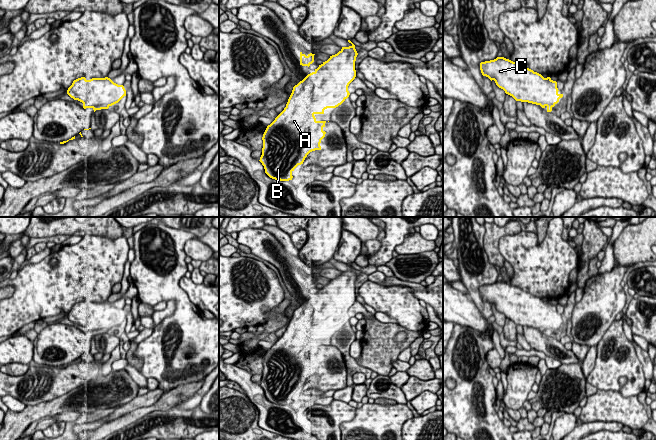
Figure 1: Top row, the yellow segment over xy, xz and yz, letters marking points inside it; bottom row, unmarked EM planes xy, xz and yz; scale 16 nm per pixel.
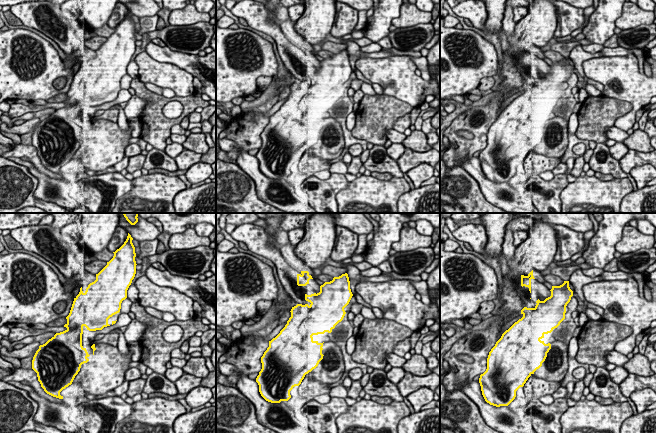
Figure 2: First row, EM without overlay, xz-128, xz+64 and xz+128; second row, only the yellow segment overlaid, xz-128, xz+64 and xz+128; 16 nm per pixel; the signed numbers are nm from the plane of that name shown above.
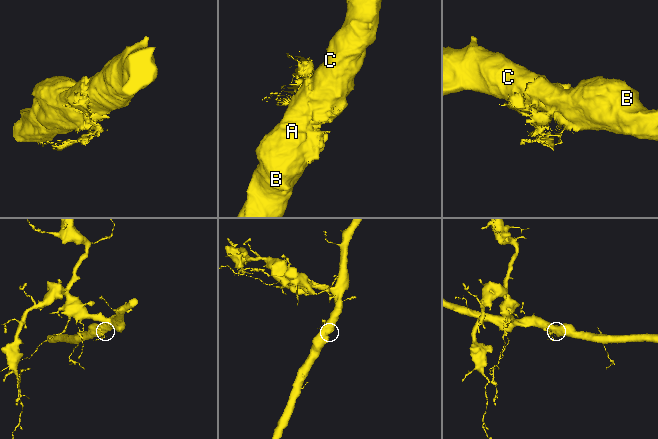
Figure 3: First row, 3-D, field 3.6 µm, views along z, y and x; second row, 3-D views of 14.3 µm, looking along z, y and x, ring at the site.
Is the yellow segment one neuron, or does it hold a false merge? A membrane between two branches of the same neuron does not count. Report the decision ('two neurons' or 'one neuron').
one neuron

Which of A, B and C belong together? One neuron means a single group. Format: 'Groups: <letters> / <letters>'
Groups: A B C

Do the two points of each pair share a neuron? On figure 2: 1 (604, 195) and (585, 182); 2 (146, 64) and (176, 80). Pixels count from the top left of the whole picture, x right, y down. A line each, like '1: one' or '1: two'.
1: one
2: one

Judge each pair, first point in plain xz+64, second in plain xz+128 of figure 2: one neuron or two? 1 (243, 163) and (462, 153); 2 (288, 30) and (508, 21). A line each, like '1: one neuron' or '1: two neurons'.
1: two neurons
2: one neuron

